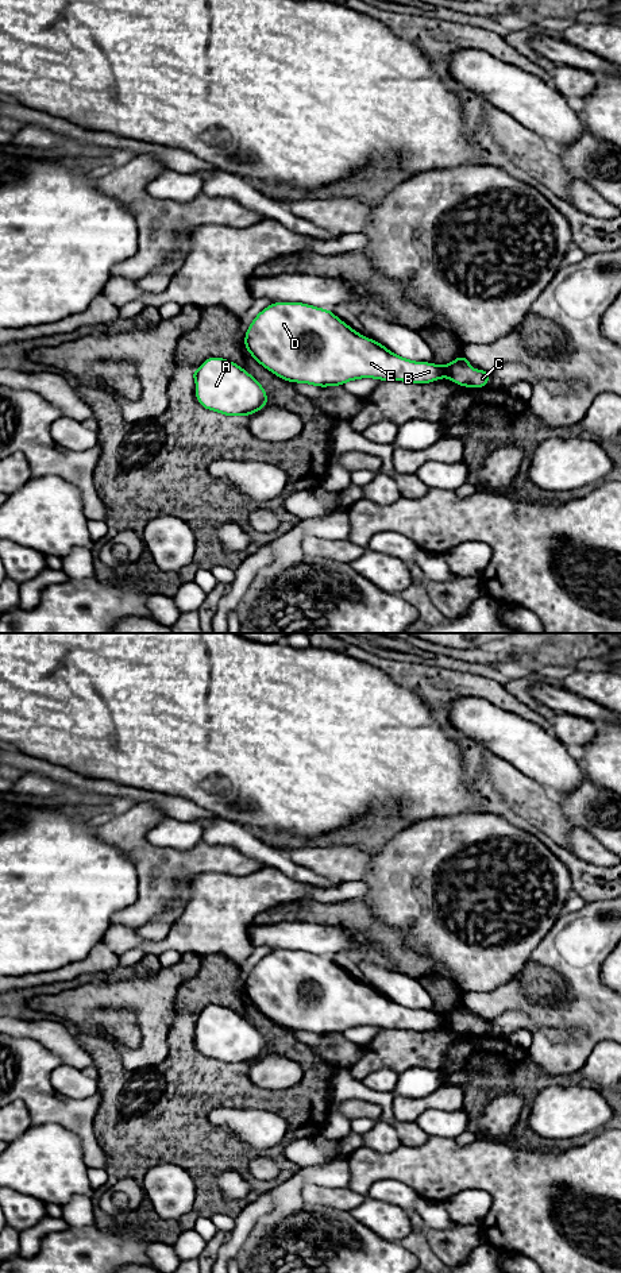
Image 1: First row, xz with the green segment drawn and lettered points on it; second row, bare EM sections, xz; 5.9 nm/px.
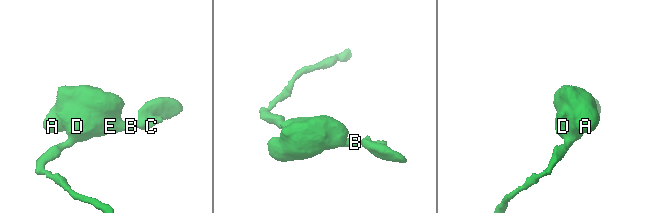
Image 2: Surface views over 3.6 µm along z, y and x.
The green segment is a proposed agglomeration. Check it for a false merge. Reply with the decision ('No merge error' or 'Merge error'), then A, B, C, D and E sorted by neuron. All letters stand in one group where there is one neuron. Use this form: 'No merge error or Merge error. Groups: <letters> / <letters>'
Merge error. Groups: A B D E / C

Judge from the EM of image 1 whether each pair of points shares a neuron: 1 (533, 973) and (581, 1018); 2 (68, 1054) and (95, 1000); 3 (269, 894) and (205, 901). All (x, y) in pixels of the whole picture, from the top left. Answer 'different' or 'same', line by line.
1: different
2: different
3: same

